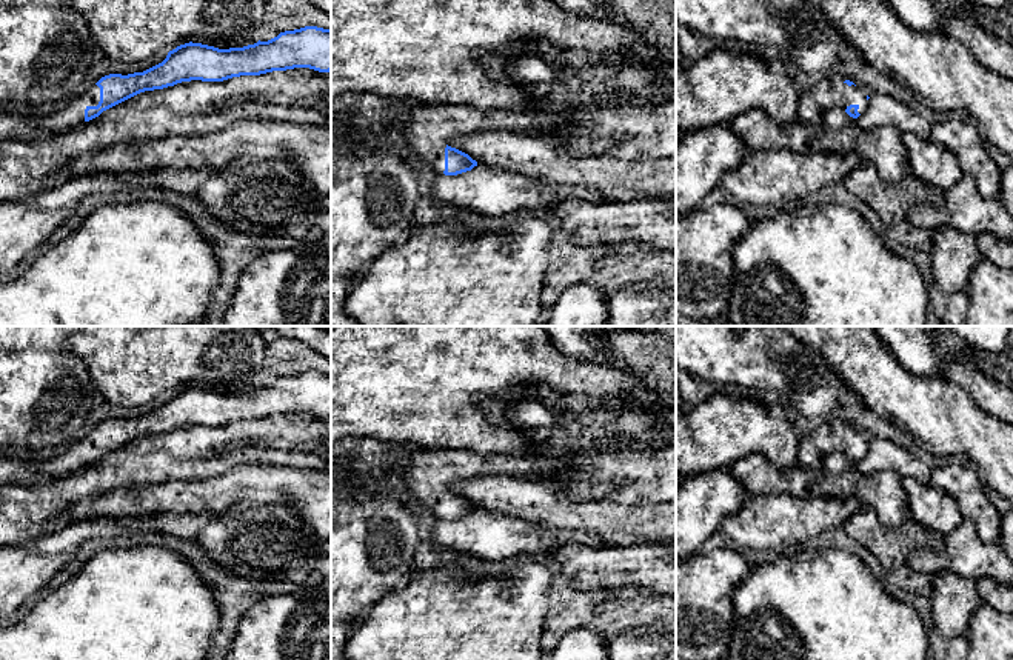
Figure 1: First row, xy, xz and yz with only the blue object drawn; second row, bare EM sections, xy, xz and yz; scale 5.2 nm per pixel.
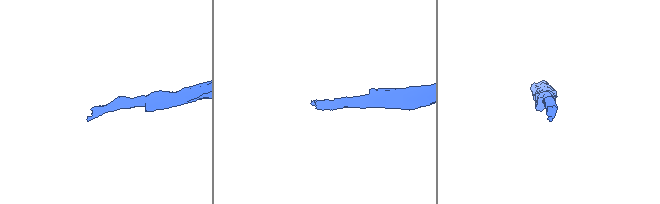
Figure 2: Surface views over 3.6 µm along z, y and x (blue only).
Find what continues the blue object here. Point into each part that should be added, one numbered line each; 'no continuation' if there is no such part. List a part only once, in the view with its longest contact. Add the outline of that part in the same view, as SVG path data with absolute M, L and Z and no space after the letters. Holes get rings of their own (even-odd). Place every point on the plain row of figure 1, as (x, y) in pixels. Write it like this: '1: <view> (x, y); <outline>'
1: xy (13, 470); M94 429L88 437L75 440L59 457L46 462L26 462L20 457L0 457L0 485L37 485L63 478L85 466L85 454L97 451L100 432Z

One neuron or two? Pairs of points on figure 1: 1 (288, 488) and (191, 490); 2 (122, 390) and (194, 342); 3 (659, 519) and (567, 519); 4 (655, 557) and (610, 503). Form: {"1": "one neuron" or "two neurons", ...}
{"1": "one neuron", "2": "one neuron", "3": "one neuron", "4": "two neurons"}

